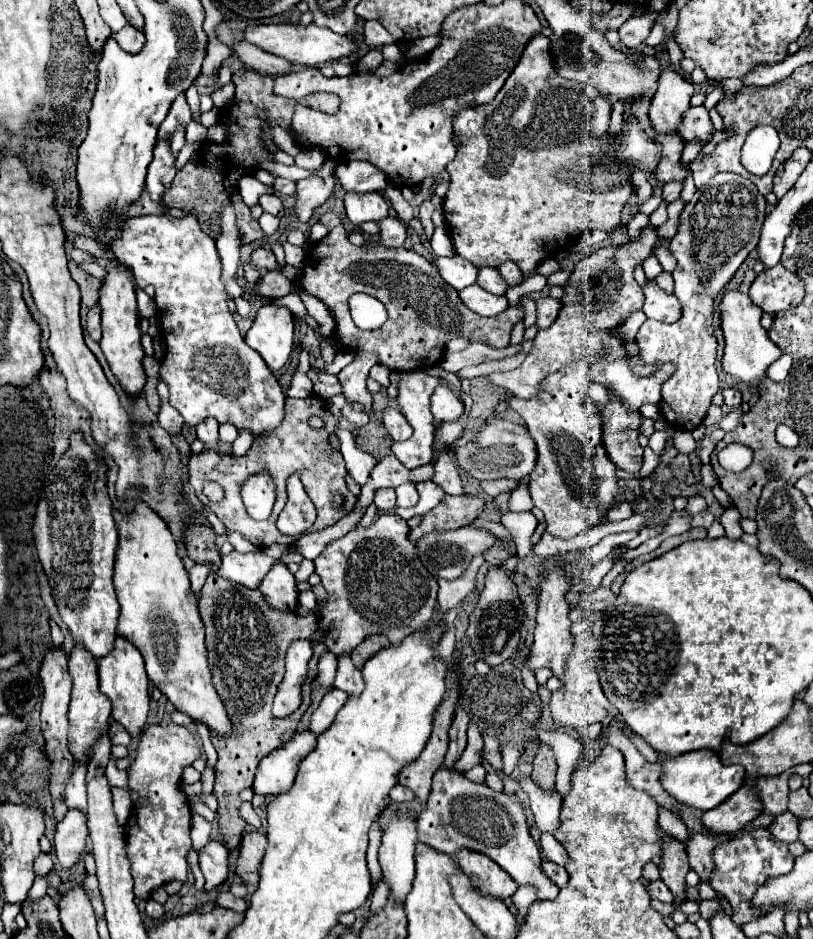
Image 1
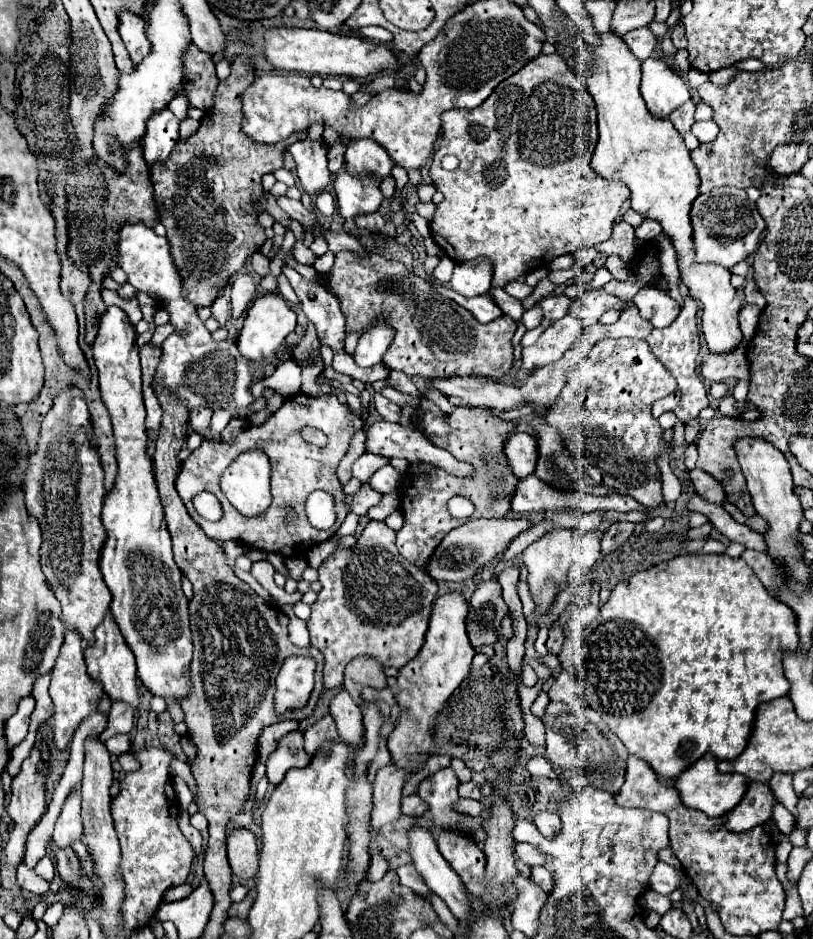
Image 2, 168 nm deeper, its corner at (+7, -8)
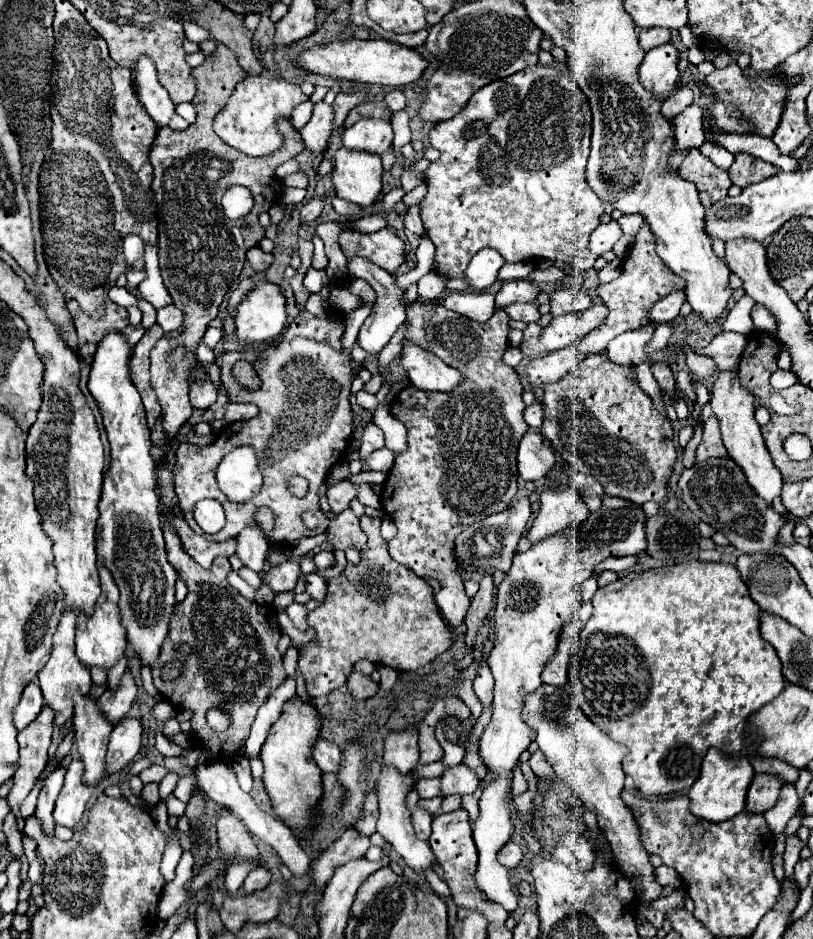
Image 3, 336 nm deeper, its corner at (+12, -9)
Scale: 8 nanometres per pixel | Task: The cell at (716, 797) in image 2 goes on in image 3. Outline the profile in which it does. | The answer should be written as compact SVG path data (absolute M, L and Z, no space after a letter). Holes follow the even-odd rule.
M716 748L708 750L704 756L704 762L702 762L702 768L700 768L700 776L688 790L692 814L698 818L704 818L708 822L730 820L732 816L736 816L738 812L744 810L746 790L748 790L752 778L754 778L754 770L746 756L730 758Z

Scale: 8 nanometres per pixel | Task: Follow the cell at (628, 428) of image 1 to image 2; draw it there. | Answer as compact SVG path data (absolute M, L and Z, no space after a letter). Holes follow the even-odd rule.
M615 339L615 341L599 341L589 357L579 365L567 371L567 385L563 387L557 403L547 411L545 421L551 427L557 427L565 447L573 453L575 463L597 483L615 489L617 493L631 495L643 507L659 507L663 503L661 493L661 473L657 467L657 457L661 449L669 453L671 443L661 441L663 429L659 421L651 415L651 405L667 397L677 389L671 373L653 357L647 343L641 339Z

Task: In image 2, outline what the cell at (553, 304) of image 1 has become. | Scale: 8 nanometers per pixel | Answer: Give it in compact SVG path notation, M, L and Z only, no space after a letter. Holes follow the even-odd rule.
M551 295L551 297L545 297L541 301L541 309L543 309L543 315L547 319L557 321L557 319L561 319L569 311L571 303L573 301L569 297L565 297L565 295Z

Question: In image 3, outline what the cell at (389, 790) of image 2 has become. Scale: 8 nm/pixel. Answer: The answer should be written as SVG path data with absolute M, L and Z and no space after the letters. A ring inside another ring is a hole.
M406 730L400 734L390 734L384 746L384 764L396 768L402 776L410 774L418 764L418 732Z

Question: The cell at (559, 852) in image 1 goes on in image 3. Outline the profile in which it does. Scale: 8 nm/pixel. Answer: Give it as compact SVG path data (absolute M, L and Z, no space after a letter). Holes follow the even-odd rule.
M508 842L502 850L500 850L500 856L498 856L500 864L506 864L506 868L514 868L520 864L522 860L522 848L516 844L516 842Z

